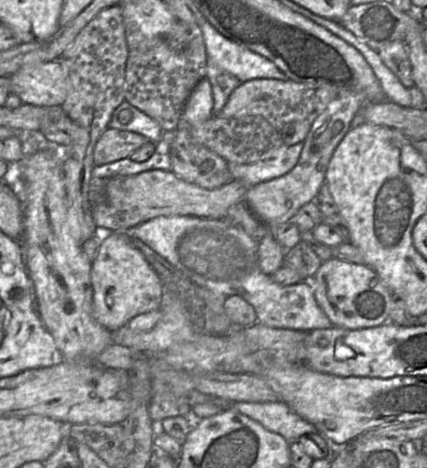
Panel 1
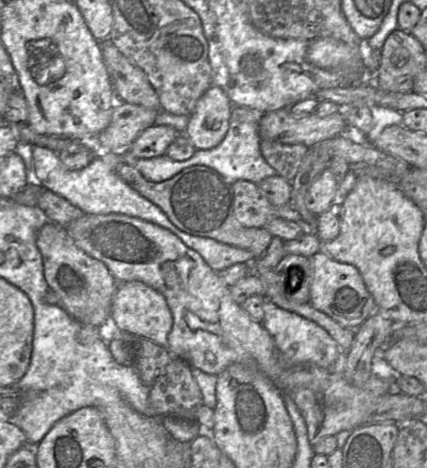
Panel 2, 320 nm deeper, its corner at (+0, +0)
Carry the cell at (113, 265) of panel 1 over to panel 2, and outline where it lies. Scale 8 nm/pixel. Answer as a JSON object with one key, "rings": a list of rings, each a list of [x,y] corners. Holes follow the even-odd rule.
{"rings":[[[142,281],[118,283],[111,304],[110,320],[115,331],[150,339],[167,348],[168,335],[173,326],[171,310],[164,295]]]}

